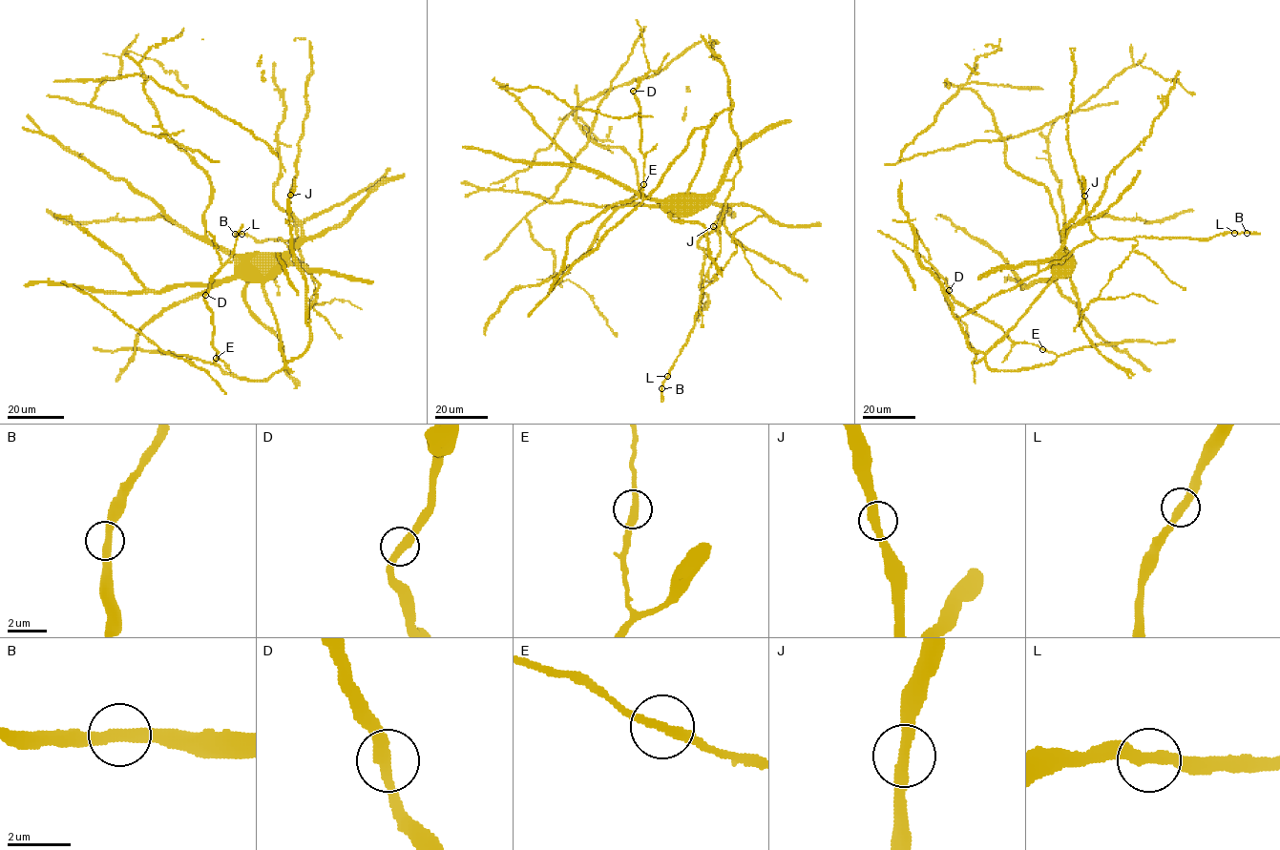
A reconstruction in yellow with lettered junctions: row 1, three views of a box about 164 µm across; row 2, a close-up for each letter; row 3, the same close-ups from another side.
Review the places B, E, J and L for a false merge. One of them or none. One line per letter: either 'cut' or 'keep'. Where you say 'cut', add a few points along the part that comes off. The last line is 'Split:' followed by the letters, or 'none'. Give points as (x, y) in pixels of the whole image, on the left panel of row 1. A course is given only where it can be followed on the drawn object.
B: keep
E: keep
J: keep
L: keep
Split: none

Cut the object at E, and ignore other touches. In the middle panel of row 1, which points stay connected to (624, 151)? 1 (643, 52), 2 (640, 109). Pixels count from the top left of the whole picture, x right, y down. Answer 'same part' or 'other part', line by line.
1: other part
2: other part

